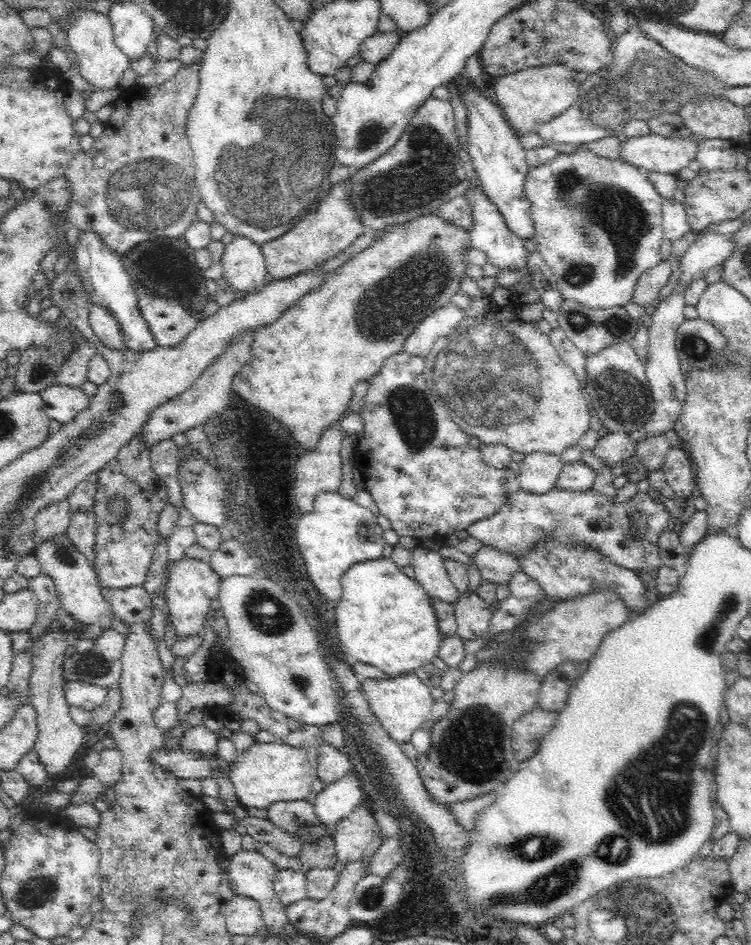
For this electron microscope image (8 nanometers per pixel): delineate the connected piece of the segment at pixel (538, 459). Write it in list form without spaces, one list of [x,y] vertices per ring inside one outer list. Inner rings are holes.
[[[531,452],[519,463],[517,480],[525,492],[545,494],[556,487],[563,468],[560,455]]]

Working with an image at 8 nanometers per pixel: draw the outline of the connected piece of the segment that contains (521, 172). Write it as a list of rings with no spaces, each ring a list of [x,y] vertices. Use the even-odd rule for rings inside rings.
[[[460,74],[454,77],[451,86],[456,87],[458,98],[466,112],[466,144],[473,168],[482,183],[484,194],[500,209],[500,214],[510,230],[522,240],[531,237],[534,227],[529,202],[523,191],[524,181],[530,169],[526,162],[526,151],[503,118],[501,108],[495,103],[494,97],[472,82],[468,83],[466,76]]]

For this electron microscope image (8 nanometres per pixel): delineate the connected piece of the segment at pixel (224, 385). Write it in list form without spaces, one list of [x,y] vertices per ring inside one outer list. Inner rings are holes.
[[[248,332],[240,338],[236,338],[236,342],[220,358],[216,358],[216,362],[210,364],[186,392],[172,398],[166,404],[156,407],[138,432],[139,436],[142,436],[142,443],[147,444],[147,447],[150,448],[161,440],[171,439],[179,432],[186,432],[191,428],[204,424],[214,414],[225,411],[231,398],[233,378],[240,370],[240,367],[250,358],[253,334],[254,332]]]

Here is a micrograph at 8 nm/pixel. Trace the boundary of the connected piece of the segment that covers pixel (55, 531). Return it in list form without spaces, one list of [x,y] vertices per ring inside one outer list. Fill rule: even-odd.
[[[67,500],[49,505],[42,508],[36,516],[33,540],[36,550],[37,546],[45,544],[46,541],[52,541],[53,538],[60,537],[67,533],[70,523],[70,508]]]

